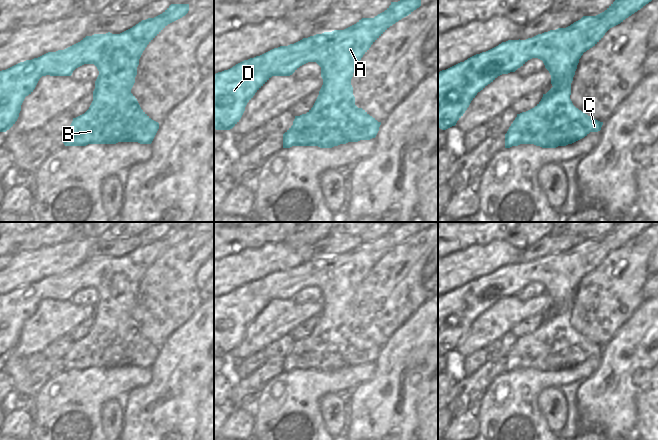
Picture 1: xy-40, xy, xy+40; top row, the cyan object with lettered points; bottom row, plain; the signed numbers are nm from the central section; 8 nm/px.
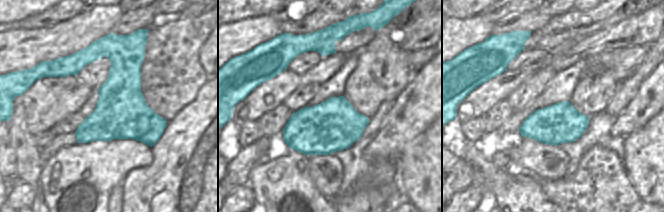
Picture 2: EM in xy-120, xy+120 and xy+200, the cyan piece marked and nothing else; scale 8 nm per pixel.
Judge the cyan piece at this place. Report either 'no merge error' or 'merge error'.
no merge error

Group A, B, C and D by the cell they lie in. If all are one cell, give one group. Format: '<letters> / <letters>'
A B C D

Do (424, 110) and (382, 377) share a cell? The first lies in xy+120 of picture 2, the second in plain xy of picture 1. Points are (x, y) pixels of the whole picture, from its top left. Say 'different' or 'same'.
same

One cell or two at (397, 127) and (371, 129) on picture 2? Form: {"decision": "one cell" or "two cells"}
{"decision": "two cells"}

